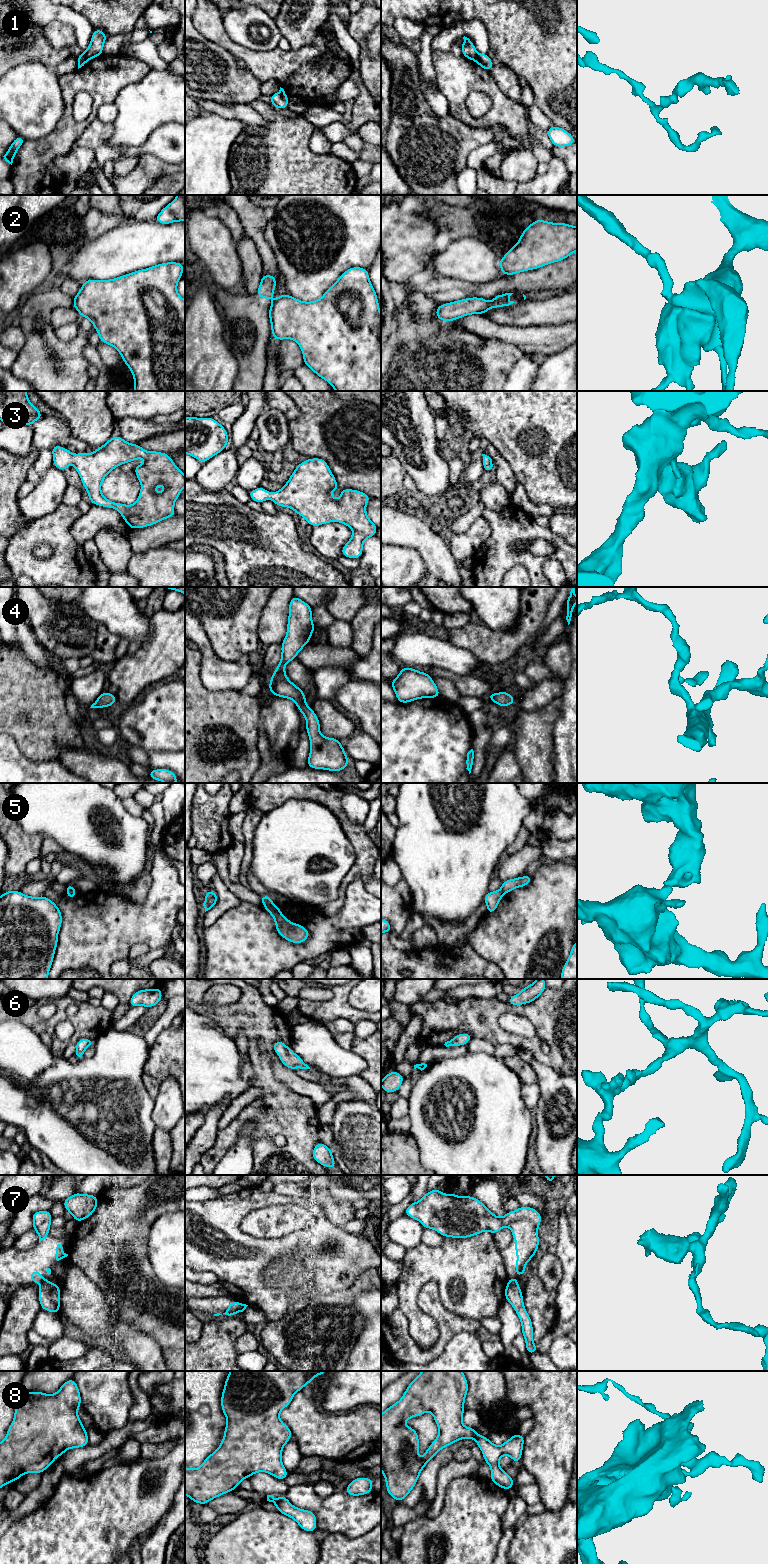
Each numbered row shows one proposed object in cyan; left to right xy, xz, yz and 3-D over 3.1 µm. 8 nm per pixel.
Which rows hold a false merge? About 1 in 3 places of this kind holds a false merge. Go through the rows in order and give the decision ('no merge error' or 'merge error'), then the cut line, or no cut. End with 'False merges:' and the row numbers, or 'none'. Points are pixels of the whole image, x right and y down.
1: merge error | xy (83, 53), (89, 59)
2: merge error | yz (491, 303), (492, 306)
3: no merge error | no cut
4: no merge error | no cut
5: merge error | xz (272, 903), (264, 905)
6: no merge error | no cut
7: merge error | xy (47, 1280), (42, 1283)
8: no merge error | no cut
False merges: 1, 2, 5, 7

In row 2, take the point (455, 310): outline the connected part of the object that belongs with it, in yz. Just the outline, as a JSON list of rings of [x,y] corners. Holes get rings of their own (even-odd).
[[[471,297],[441,304],[436,308],[436,316],[439,320],[451,322],[463,318],[465,315],[485,314],[492,308],[492,303],[486,298]]]

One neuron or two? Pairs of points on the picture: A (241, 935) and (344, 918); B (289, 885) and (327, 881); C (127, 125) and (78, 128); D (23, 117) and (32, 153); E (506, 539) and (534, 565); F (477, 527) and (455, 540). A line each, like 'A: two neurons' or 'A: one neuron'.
A: one neuron
B: one neuron
C: two neurons
D: two neurons
E: one neuron
F: one neuron

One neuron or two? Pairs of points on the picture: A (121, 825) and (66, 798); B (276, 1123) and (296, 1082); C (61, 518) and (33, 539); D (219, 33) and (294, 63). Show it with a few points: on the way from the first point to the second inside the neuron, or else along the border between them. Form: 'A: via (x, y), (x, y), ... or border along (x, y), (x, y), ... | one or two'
A: via (107, 825), (101, 821), (89, 821), (80, 812) | one
B: border along (273, 1075), (287, 1087), (305, 1094), (312, 1101) | two
C: via (54, 525), (50, 529), (43, 529), (40, 532) | one
D: via (237, 51), (260, 63), (275, 63) | one

